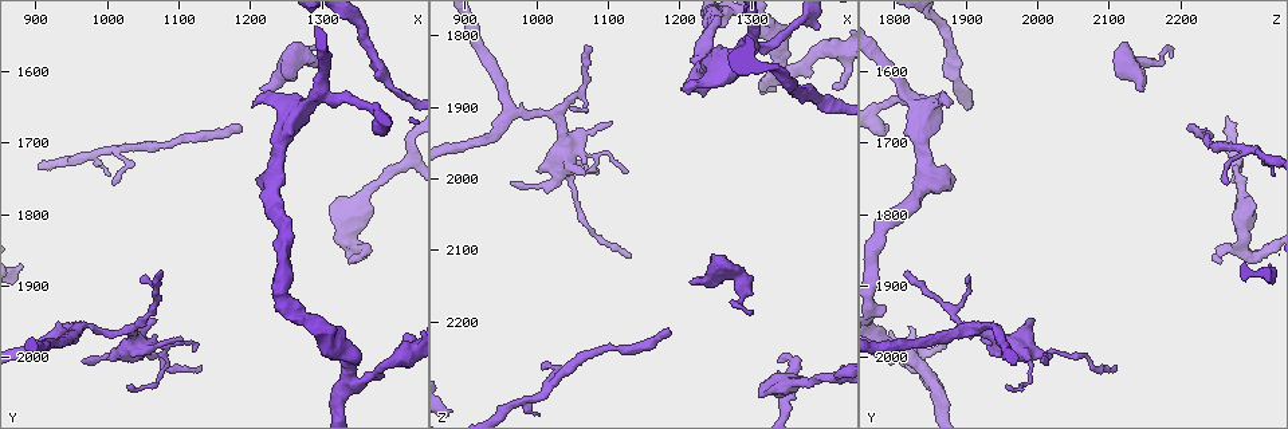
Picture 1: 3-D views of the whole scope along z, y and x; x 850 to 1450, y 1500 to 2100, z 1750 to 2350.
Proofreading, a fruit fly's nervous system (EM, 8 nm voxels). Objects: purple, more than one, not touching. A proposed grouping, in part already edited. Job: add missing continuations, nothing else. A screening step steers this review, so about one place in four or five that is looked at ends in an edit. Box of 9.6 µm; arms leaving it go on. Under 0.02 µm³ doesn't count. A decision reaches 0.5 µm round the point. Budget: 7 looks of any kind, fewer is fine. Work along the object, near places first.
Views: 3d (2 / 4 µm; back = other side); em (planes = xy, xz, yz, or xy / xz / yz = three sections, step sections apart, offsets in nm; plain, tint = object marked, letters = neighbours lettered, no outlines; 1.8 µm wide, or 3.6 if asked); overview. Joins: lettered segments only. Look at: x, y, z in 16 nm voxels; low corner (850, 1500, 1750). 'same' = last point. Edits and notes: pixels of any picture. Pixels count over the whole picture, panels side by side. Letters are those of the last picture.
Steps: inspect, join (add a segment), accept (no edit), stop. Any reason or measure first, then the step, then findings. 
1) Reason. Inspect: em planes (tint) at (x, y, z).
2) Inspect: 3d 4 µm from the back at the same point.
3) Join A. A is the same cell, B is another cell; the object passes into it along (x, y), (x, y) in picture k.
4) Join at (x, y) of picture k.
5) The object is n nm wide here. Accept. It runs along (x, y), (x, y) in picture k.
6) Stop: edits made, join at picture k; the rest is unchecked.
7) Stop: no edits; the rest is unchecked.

An open end. Inspect: em planes (letters) at (1335, 1870, 2260).

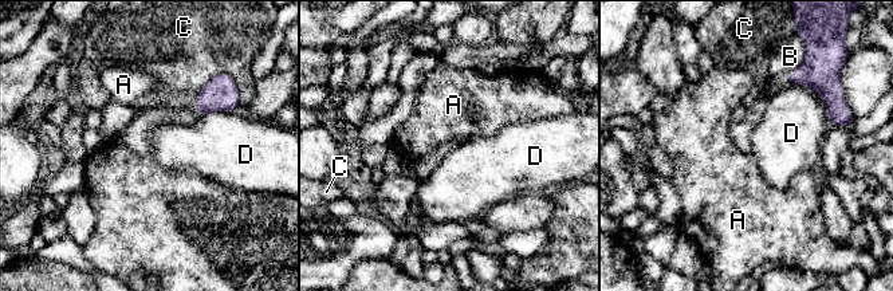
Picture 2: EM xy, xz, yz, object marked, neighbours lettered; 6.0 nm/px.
The longest contact is with D, 360 nm. Accept. A, B, C and D are other cells; no lettered segment goes on from it.

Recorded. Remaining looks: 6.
Thin end. Inspect: em planes (letters) at (1200, 1650, 1870).

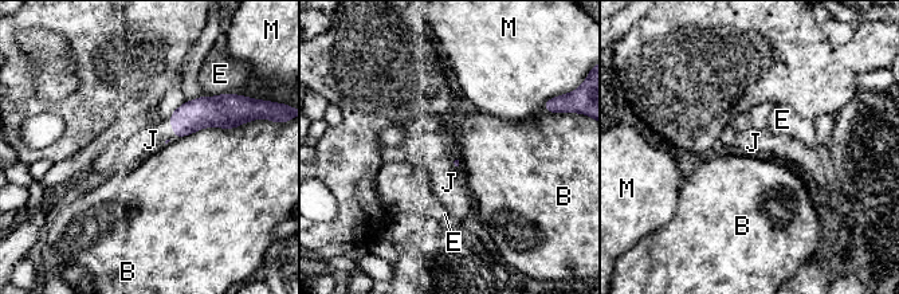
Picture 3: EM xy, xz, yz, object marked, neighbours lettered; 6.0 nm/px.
The longest contact is with B, 380 nm. Join J. J is the same cell, B, E and M are other cells; the object passes into it along (204, 112), (175, 129), (150, 140) in picture 3; the neuron continues.

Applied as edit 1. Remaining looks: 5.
Inspect: overview.

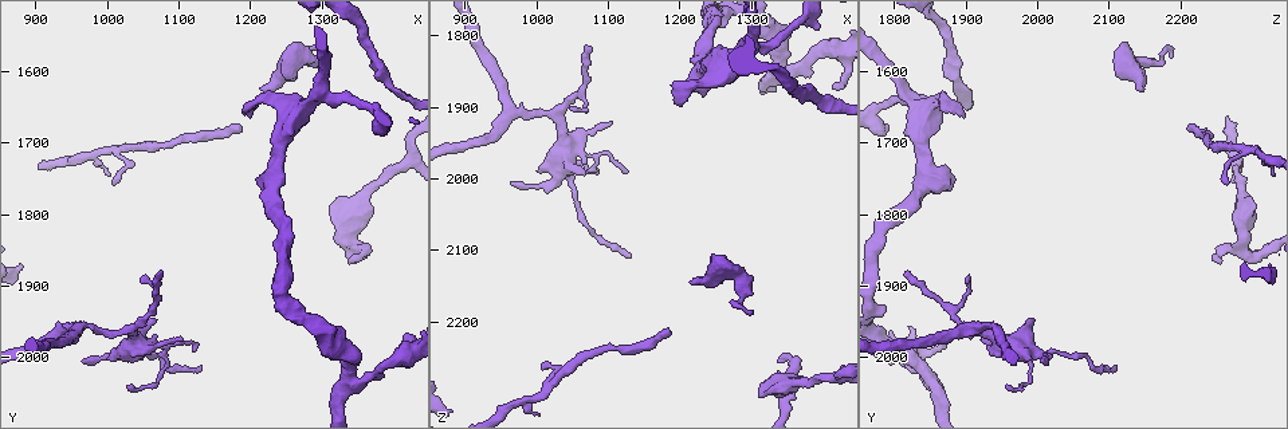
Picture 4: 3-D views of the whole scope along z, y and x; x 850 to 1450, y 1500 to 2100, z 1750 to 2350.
Branch stops here. Inspect: 3d 4 µm at (1105, 1970, 1920).

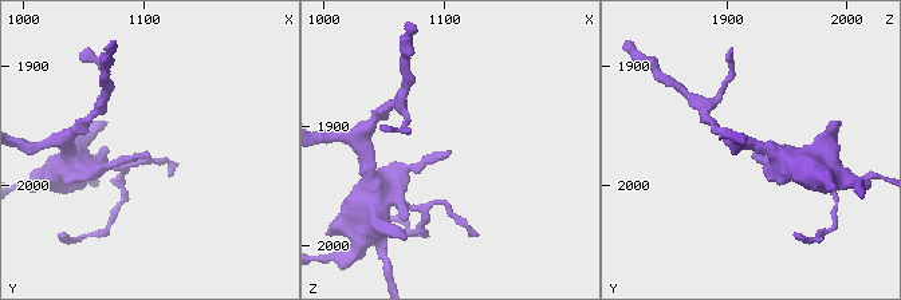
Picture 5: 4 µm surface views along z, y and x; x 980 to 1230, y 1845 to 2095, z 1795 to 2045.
Need the tissue. Inspect: em xz step 4 (letters) at (1104, 1974, 1920).

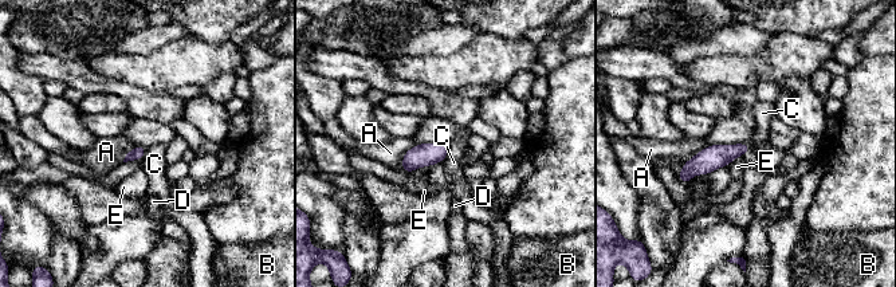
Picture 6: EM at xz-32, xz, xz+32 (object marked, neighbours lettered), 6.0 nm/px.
Cut it another way. Inspect: em xy step 8 (letters) at the same point.

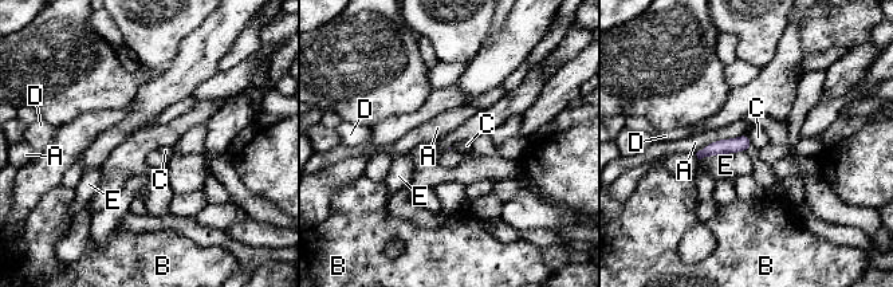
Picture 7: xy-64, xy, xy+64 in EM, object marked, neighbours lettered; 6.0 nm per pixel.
Accept. A, B, C, D and E are other cells; it runs along (747, 144), (719, 146), (700, 154) in picture 7; none of them fits.

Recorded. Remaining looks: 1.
Stop: edits made, join at picture 3; the rest is unchecked.

